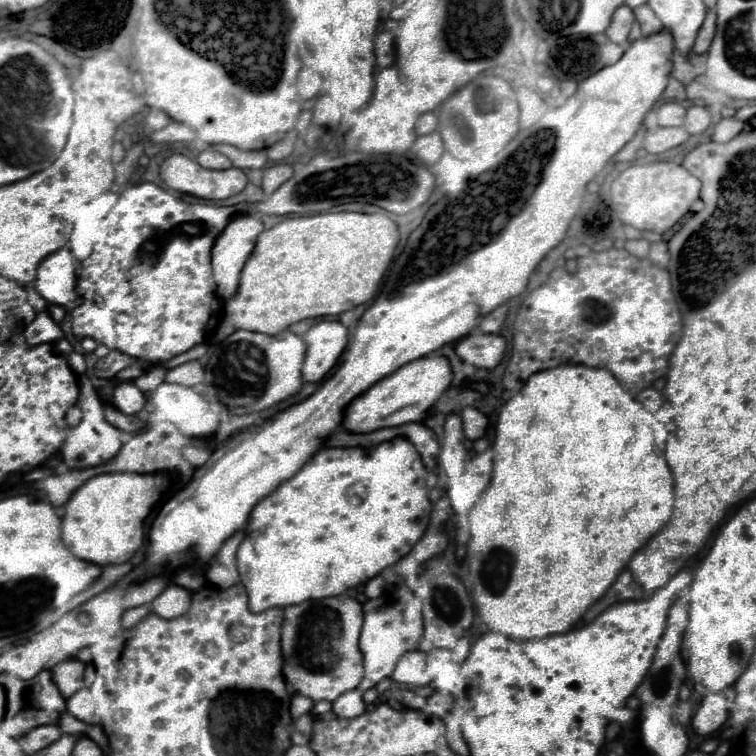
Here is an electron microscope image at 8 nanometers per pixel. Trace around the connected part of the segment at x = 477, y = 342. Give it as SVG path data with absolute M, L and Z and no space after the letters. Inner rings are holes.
M473 333L455 345L455 353L475 367L491 370L502 361L506 350L506 340L499 335Z

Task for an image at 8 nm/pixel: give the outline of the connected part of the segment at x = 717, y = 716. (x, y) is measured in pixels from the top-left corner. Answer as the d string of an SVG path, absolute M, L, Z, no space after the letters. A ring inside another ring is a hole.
M707 693L691 721L697 735L711 735L717 731L727 719L725 697L723 693Z

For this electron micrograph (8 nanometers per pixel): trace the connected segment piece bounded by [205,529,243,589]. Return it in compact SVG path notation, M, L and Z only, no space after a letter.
M243 529L237 531L235 535L231 535L231 539L227 539L227 543L223 543L223 547L217 551L217 555L213 557L205 577L211 585L219 587L219 589L227 589L239 583L239 575L237 575L237 567L235 567L235 551L239 547L239 543L243 541Z

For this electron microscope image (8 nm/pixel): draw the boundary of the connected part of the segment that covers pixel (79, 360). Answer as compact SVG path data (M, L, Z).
M71 351L67 357L69 357L69 365L71 365L71 369L73 369L77 375L85 373L85 359L83 359L83 355L81 355L81 353Z

